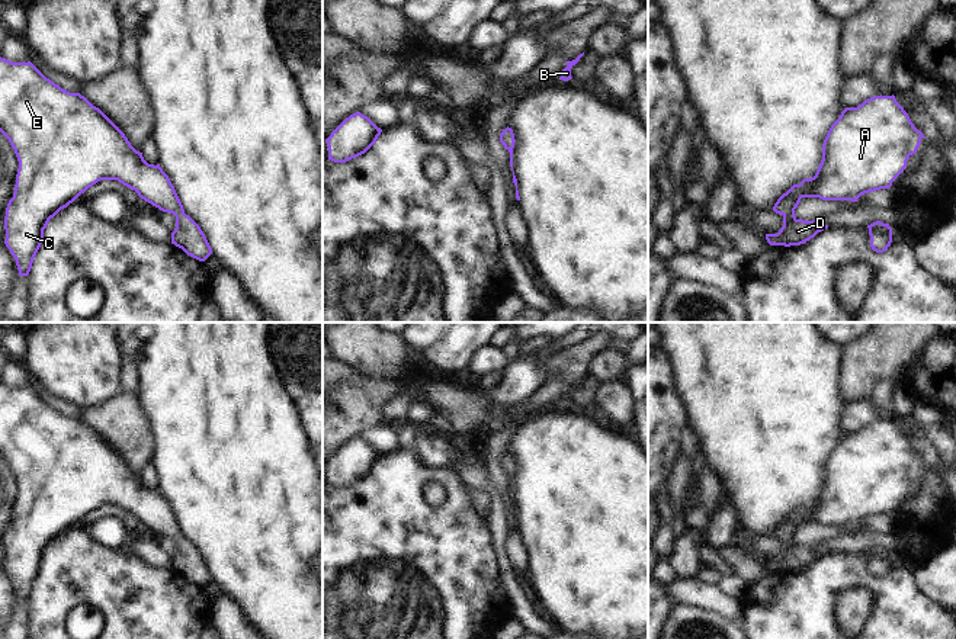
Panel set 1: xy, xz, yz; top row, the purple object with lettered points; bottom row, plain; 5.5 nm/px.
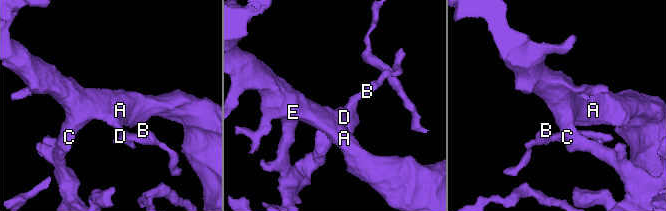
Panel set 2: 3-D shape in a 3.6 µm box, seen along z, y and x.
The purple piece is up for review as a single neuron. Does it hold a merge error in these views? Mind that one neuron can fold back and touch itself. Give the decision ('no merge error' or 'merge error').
no merge error

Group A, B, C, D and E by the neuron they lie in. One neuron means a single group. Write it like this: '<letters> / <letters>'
A B C D E

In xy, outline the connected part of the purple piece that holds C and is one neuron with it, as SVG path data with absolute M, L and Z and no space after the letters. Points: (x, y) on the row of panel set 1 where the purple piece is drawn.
M0 57L0 132L9 139L19 161L13 198L4 216L4 244L16 260L19 276L28 276L33 259L44 241L44 229L51 218L73 203L81 193L100 180L118 180L135 190L141 199L176 216L171 244L187 256L205 261L212 248L200 227L185 213L183 205L169 176L160 164L148 164L125 134L96 106L80 93L70 93L46 78L31 61L12 62Z

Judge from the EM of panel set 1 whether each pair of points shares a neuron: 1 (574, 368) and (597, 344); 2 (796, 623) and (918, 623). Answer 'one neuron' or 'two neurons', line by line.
1: one neuron
2: one neuron

